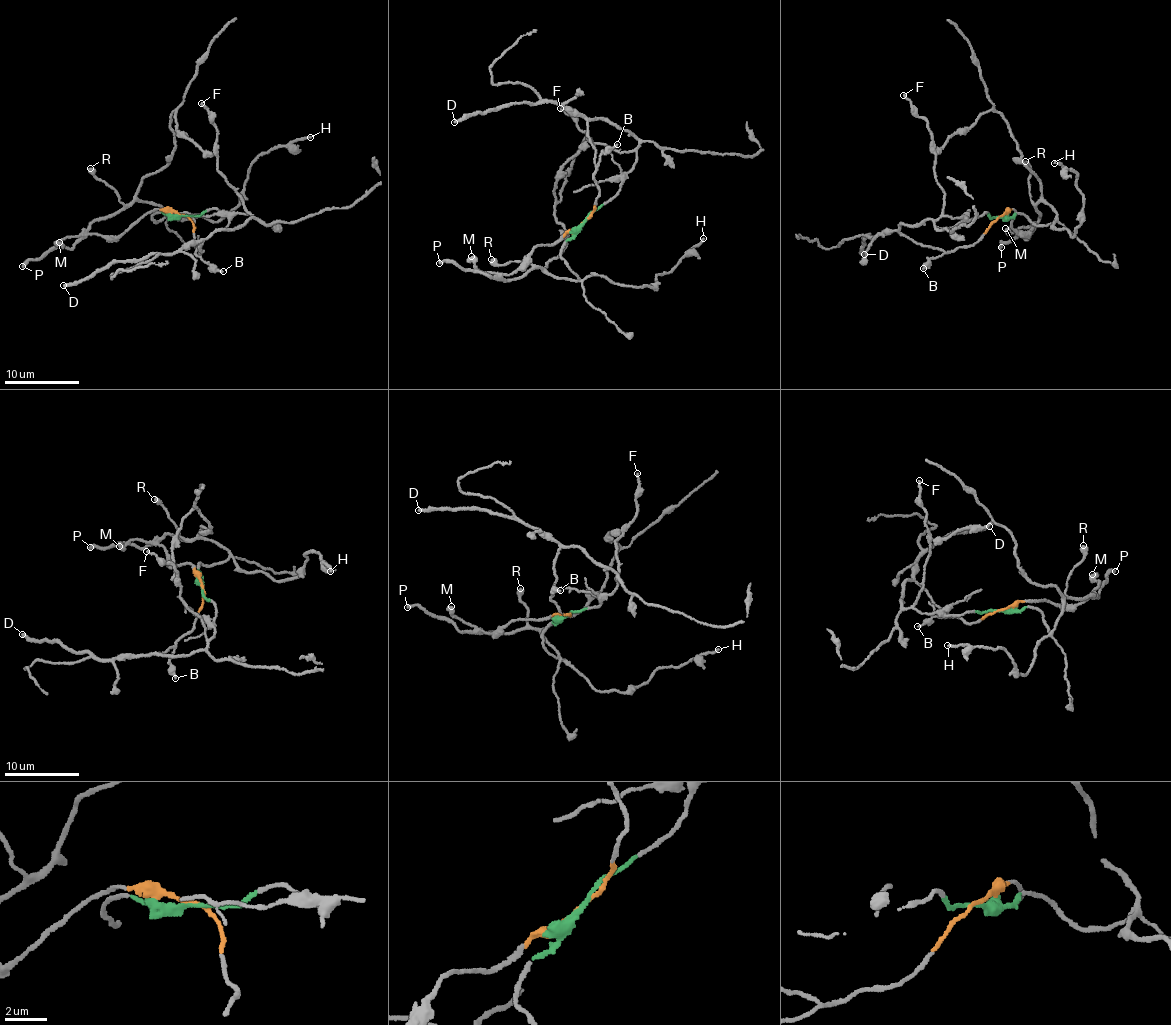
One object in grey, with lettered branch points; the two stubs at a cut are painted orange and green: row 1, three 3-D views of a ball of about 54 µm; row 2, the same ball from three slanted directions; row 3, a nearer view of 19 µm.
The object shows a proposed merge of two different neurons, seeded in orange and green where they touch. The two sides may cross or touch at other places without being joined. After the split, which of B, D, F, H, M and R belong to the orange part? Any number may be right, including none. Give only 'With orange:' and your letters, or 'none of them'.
With orange: B, D, F, M

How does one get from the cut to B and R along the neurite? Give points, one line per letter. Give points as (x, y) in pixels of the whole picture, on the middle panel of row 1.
B: (585, 222), (594, 211), (599, 195), (593, 172), (600, 156), (617, 143)
R: (585, 222), (563, 246), (560, 256), (579, 278), (548, 275), (525, 262), (504, 264), (490, 259)

